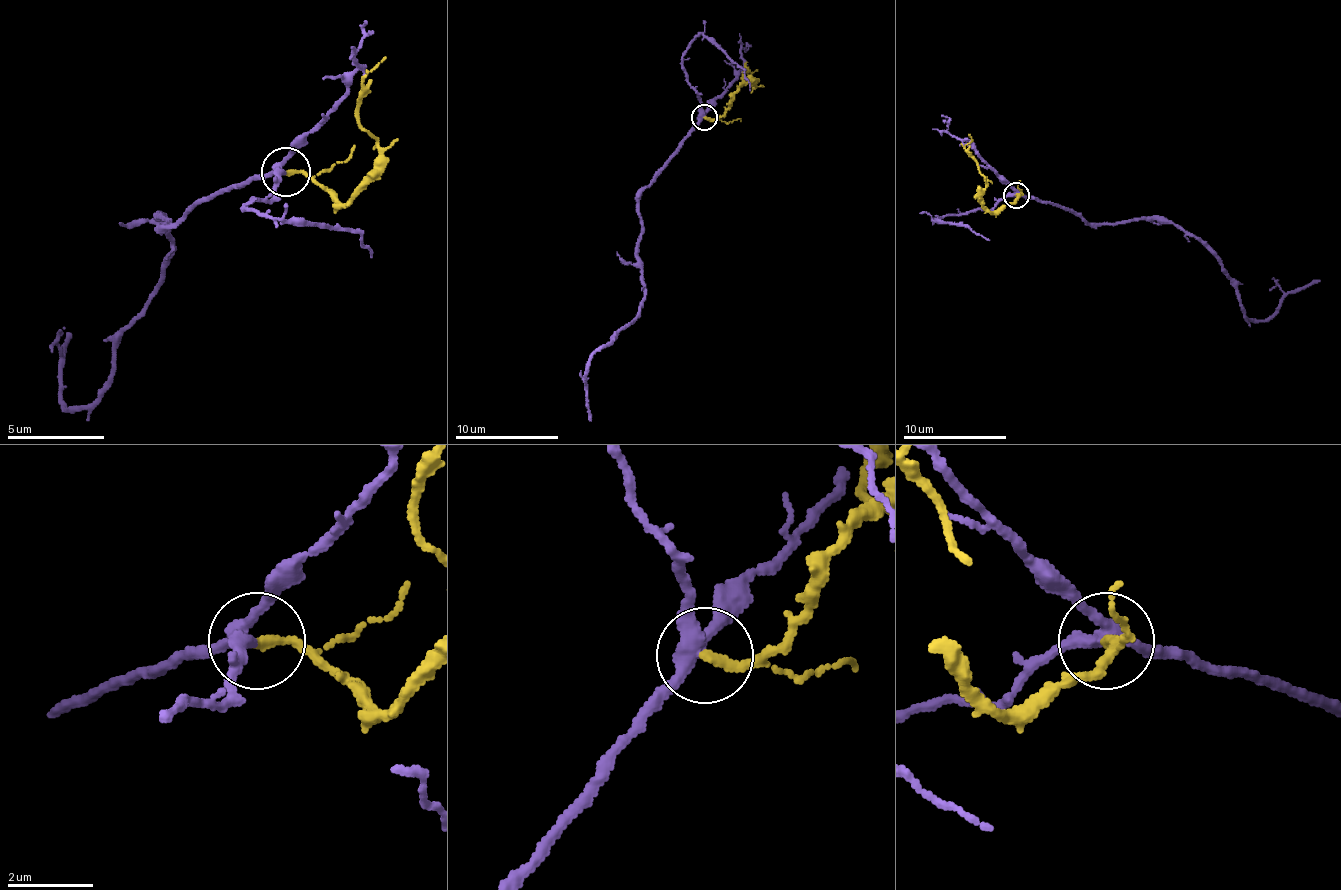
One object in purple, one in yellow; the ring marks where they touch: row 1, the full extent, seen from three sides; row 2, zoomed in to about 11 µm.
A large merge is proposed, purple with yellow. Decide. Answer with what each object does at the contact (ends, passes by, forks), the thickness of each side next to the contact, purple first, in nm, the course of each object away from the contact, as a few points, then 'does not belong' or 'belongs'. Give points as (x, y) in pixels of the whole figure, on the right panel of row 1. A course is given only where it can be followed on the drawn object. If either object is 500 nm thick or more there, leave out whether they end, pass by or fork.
purple forks | yellow ends | 320/220 nm | purple via (1016, 194), (1096, 222), (1181, 225), (1232, 279), (1250, 321), (1263, 321), (1289, 292), (1320, 279) | yellow via (1016, 194), (1018, 197), (992, 212), (982, 202), (987, 179), (977, 168), (969, 135) | does not belong

